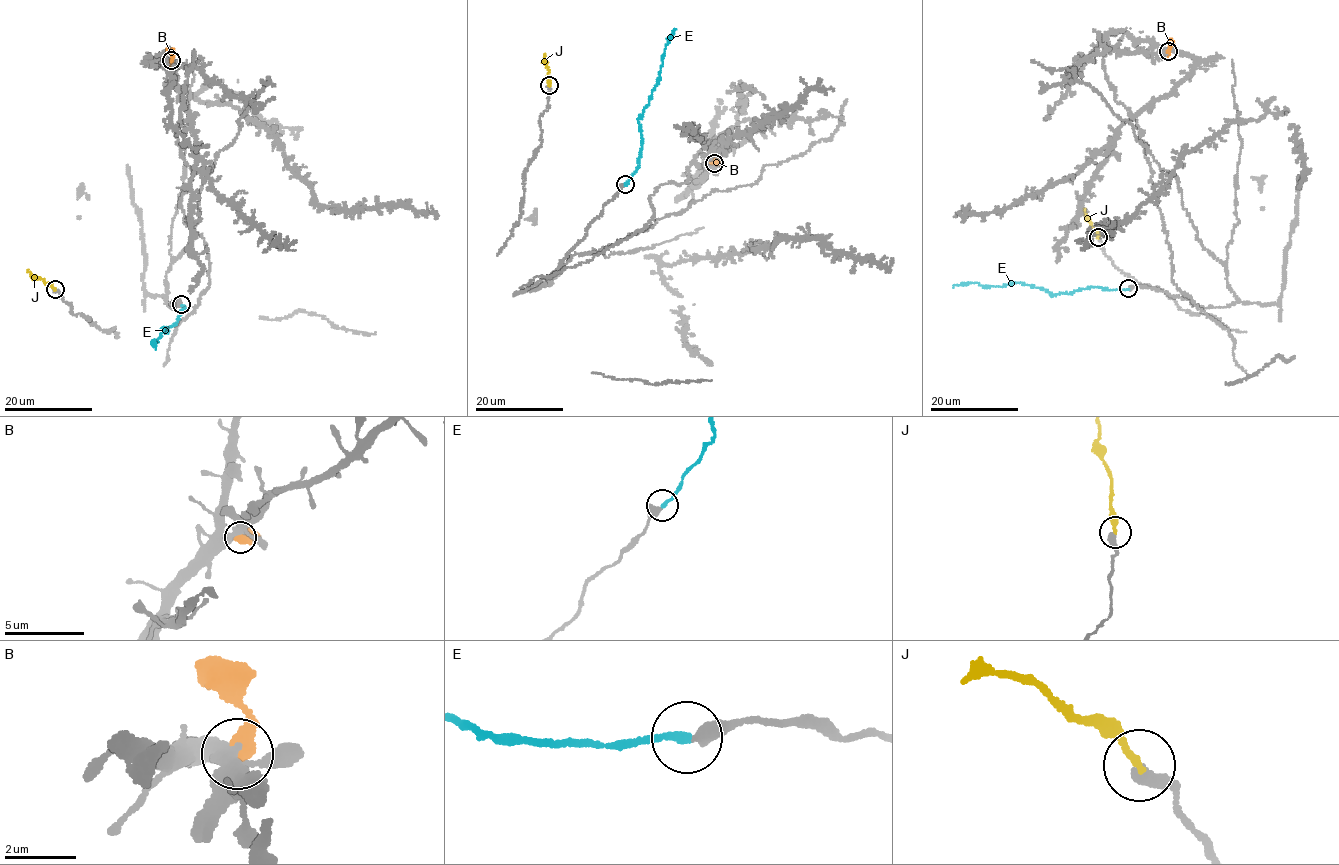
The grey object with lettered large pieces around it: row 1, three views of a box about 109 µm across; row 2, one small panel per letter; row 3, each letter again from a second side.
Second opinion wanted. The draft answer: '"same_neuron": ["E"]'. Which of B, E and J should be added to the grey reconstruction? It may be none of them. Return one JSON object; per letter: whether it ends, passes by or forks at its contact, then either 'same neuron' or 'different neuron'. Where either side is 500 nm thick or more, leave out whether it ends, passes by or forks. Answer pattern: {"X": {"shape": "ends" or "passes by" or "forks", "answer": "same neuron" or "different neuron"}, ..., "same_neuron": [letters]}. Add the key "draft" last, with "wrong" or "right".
{"B": {"shape": "ends", "answer": "different neuron"}, "E": {"shape": "ends", "answer": "same neuron"}, "J": {"shape": "ends", "answer": "different neuron"}, "same_neuron": ["E"], "draft": "right"}

